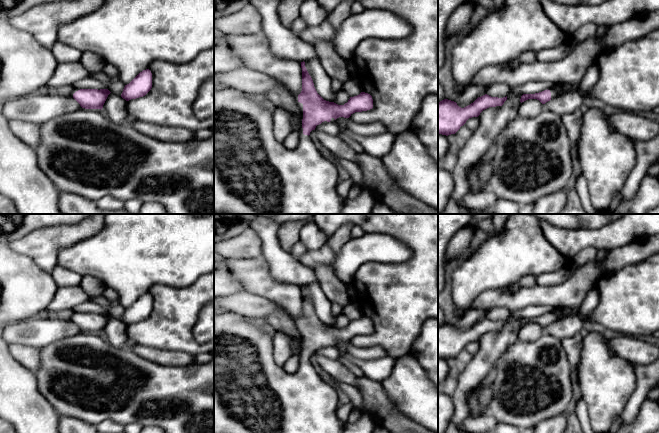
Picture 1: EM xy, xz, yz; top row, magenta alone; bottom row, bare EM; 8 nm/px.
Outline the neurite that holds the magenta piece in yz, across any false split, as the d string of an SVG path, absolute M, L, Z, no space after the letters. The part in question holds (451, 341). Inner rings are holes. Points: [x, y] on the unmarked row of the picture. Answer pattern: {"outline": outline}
{"outline": "M485 318L464 332L459 331L454 325L442 324L438 326L438 358L455 358L469 342L478 341L489 331L502 330L506 324L507 320L498 322Z"}

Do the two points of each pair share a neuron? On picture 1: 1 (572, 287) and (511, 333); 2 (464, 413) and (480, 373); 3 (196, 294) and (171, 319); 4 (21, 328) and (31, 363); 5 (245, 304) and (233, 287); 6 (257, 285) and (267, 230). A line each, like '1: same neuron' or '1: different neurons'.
1: different neurons
2: same neuron
3: same neuron
4: different neurons
5: different neurons
6: different neurons

